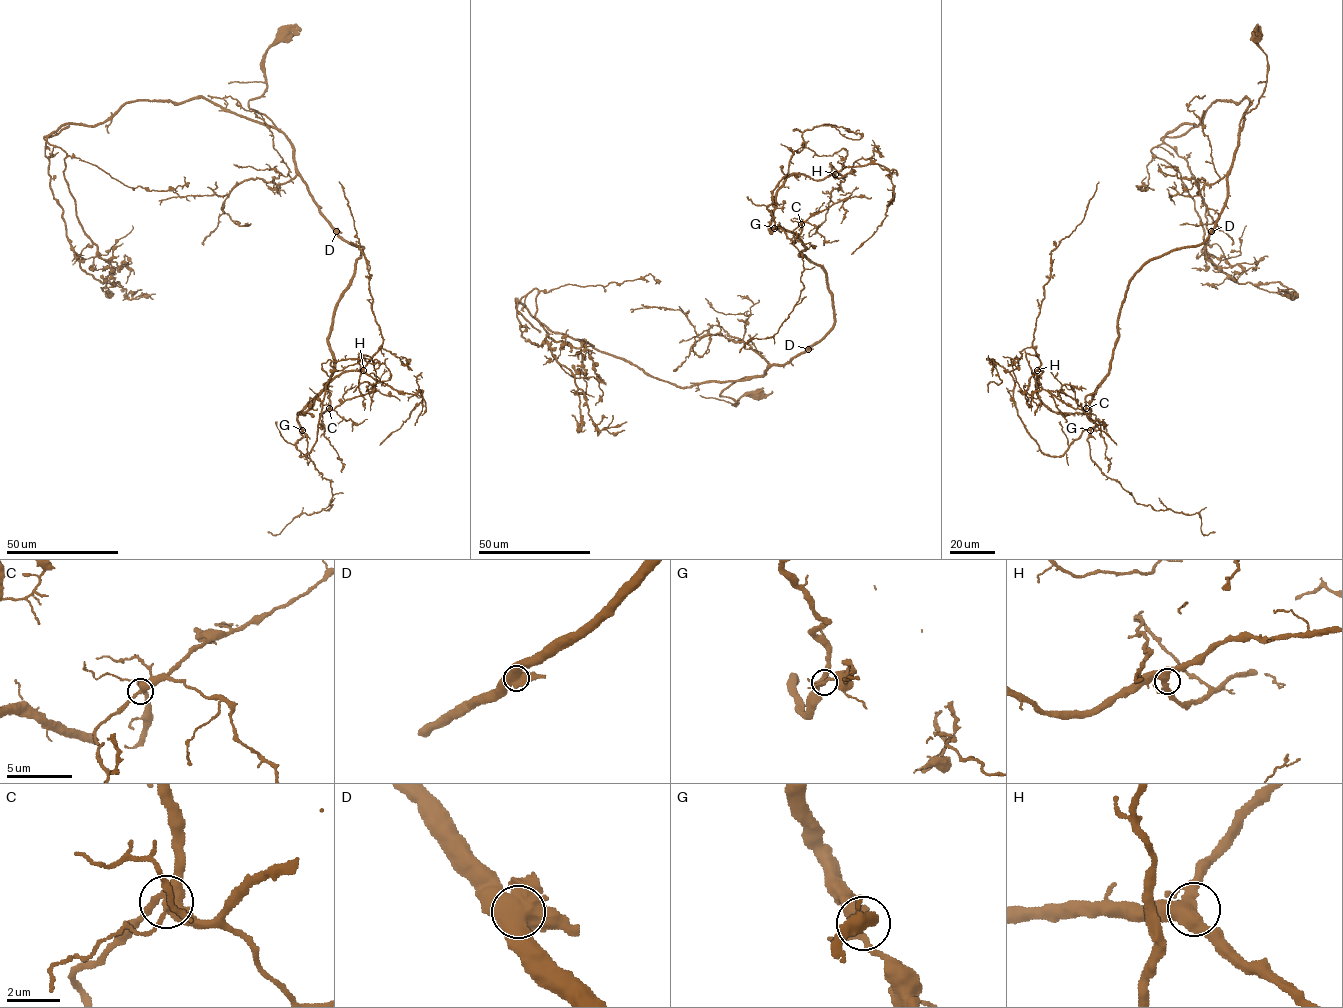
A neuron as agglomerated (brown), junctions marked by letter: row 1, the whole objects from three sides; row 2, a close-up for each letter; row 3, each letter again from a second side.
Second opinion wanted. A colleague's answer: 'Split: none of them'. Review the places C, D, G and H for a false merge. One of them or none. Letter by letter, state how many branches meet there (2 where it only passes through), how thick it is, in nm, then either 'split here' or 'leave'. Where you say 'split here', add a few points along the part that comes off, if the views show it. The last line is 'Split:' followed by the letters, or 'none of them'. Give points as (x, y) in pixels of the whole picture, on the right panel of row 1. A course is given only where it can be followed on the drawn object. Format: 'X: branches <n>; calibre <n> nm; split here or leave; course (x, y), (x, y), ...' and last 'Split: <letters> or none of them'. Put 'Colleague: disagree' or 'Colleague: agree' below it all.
C: branches 4; calibre 400 nm; leave
D: branches 5; calibre 750 nm; leave
G: branches 5; calibre 360 nm; leave
H: branches 4; calibre 440 nm; leave
Split: none of them
Colleague: agree

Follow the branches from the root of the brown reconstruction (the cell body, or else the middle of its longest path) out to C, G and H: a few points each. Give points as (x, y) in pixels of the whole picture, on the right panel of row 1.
C: (1256, 33), (1266, 85), (1240, 121), (1216, 227), (1133, 277), (1109, 374), (1086, 408)
G: (1256, 33), (1266, 85), (1240, 121), (1226, 203), (1203, 242), (1150, 259), (1130, 282), (1090, 430)
H: (1256, 33), (1266, 85), (1240, 121), (1215, 228), (1133, 277), (1089, 412), (1052, 411), (1037, 370)

